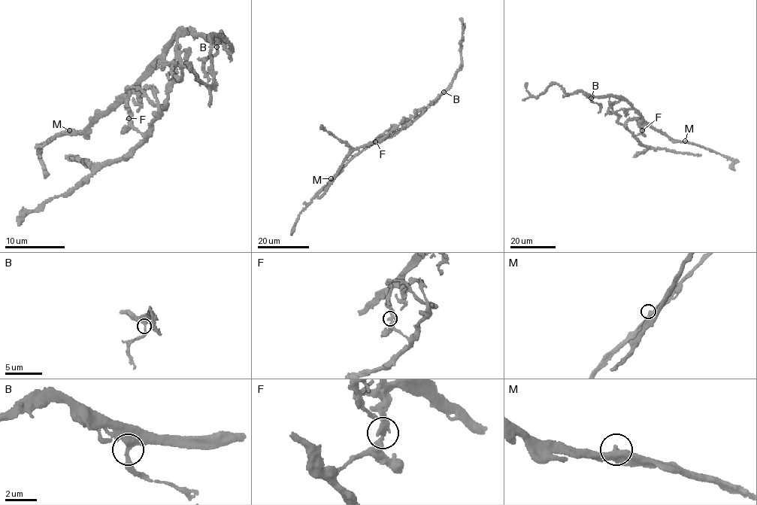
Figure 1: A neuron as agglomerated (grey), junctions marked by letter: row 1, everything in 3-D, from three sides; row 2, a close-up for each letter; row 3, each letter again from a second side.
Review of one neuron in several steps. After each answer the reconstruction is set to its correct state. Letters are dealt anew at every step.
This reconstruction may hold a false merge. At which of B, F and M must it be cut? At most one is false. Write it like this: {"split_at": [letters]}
{"split_at": ["F"]}

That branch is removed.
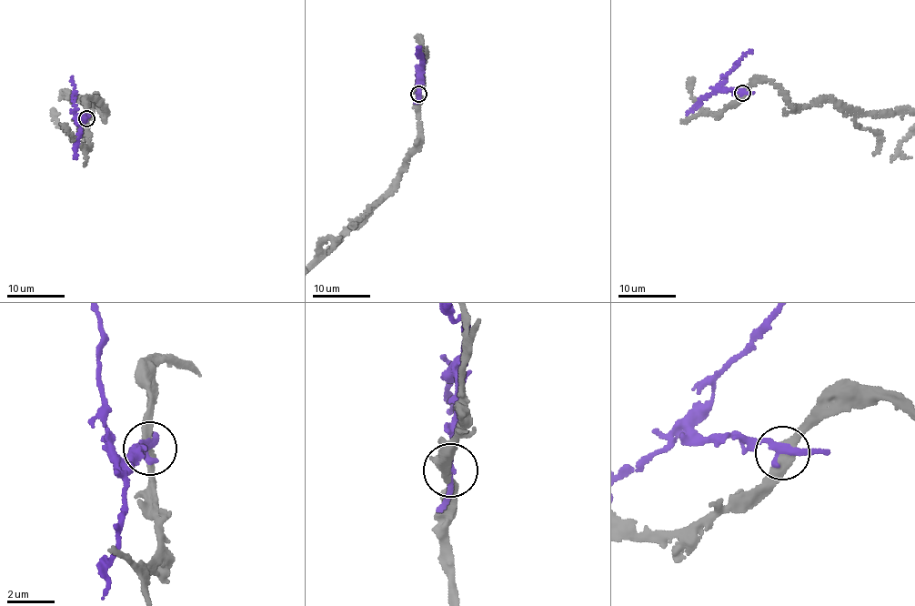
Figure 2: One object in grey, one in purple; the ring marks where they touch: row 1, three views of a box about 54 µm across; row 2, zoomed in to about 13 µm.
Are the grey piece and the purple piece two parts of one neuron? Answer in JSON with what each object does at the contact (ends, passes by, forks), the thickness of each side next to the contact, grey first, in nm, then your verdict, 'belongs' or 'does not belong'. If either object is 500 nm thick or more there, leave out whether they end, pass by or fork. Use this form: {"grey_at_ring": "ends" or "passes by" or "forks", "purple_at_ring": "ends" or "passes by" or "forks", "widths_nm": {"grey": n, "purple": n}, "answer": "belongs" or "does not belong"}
{"grey_at_ring": "passes by", "purple_at_ring": "passes by", "widths_nm": {"grey": 340, "purple": 240}, "answer": "does not belong"}

